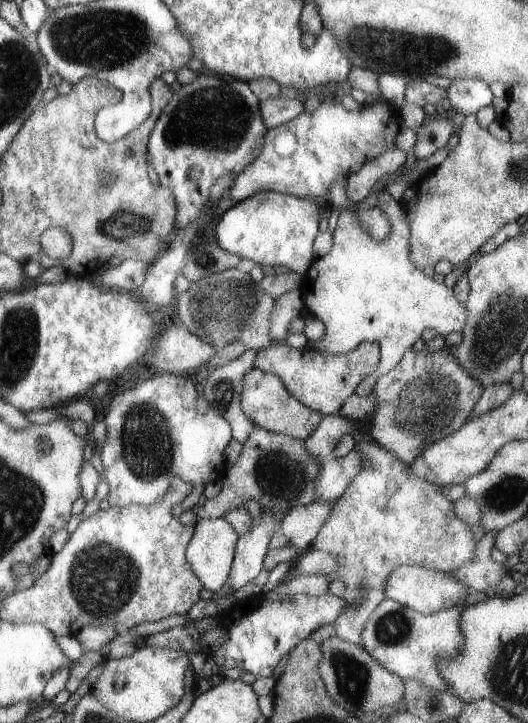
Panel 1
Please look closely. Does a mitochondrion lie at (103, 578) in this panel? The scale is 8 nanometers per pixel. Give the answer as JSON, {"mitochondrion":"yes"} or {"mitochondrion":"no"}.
{"mitochondrion":"yes"}

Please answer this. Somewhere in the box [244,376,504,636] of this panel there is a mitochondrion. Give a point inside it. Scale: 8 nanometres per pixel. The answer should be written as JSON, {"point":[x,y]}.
{"point":[277,474]}

